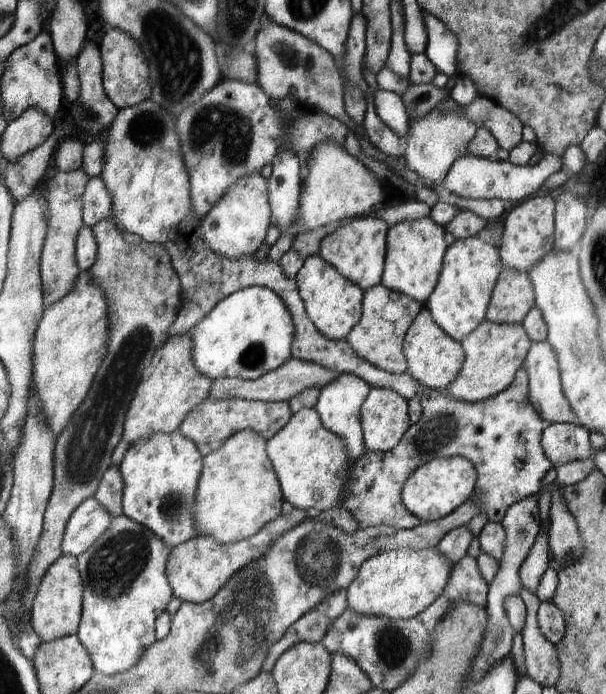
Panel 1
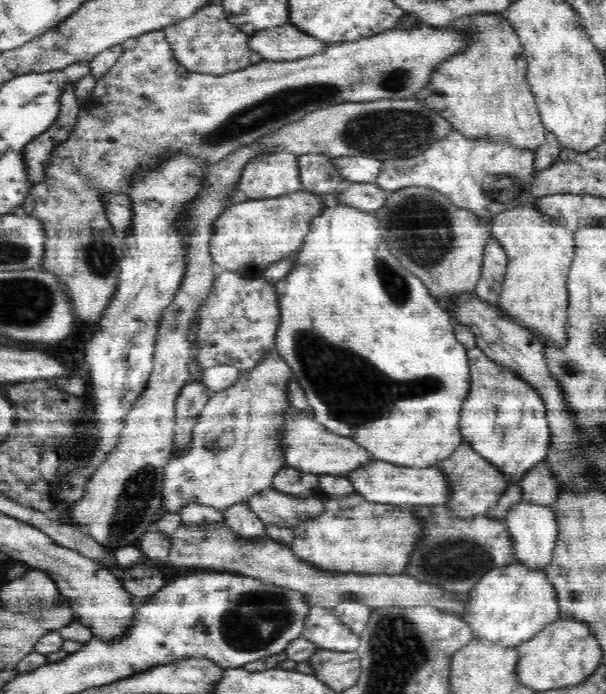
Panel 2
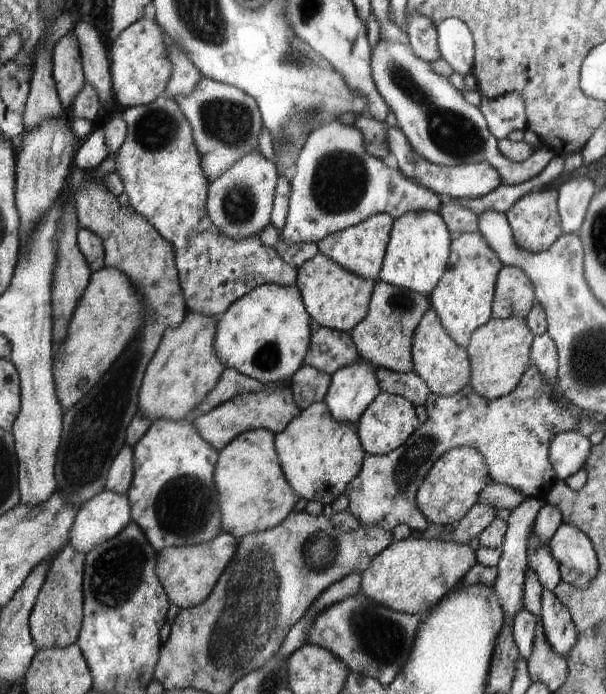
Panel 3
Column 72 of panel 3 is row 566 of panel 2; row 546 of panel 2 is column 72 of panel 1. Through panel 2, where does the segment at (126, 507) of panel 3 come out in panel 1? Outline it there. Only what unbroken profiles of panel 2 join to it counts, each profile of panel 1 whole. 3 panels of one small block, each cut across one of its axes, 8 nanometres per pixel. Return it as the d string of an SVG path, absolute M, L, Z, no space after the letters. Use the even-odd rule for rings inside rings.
M96 497L83 500L68 519L61 544L62 552L75 557L82 554L105 530L108 530L113 518Z

